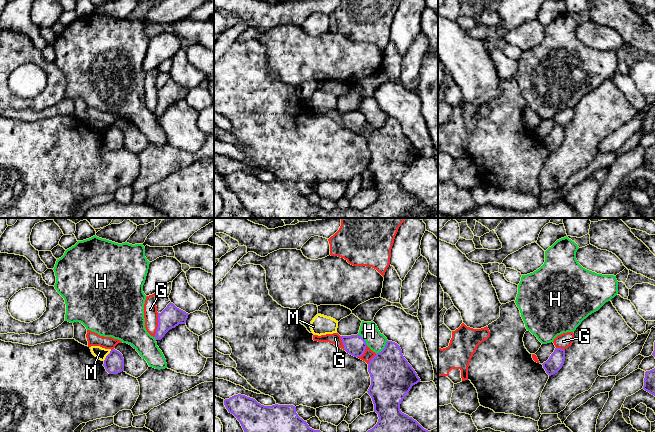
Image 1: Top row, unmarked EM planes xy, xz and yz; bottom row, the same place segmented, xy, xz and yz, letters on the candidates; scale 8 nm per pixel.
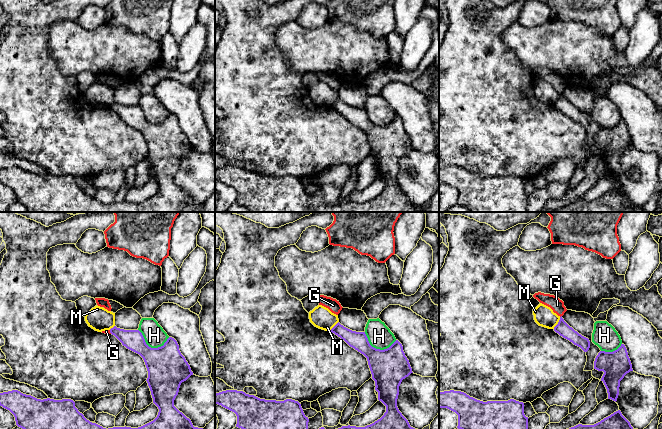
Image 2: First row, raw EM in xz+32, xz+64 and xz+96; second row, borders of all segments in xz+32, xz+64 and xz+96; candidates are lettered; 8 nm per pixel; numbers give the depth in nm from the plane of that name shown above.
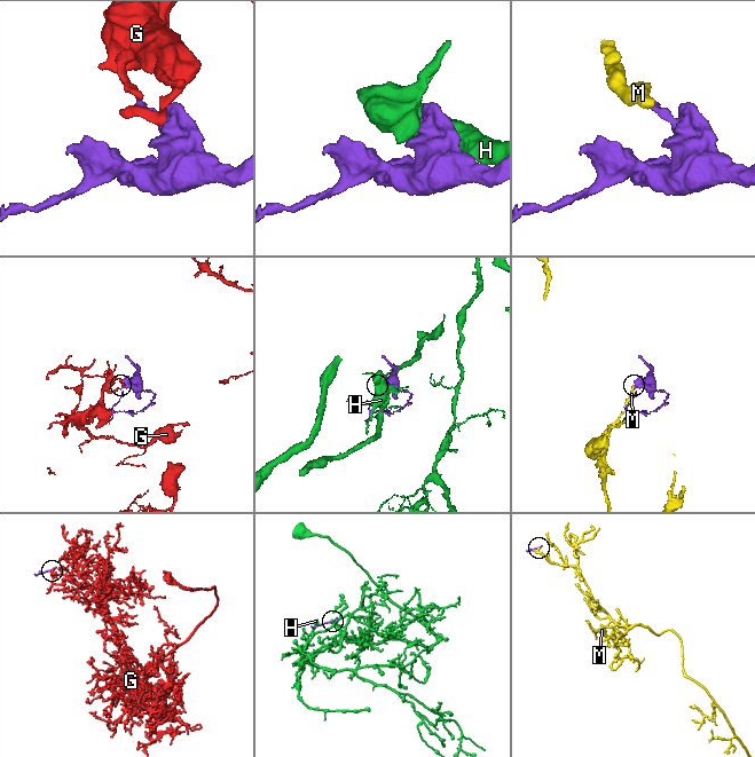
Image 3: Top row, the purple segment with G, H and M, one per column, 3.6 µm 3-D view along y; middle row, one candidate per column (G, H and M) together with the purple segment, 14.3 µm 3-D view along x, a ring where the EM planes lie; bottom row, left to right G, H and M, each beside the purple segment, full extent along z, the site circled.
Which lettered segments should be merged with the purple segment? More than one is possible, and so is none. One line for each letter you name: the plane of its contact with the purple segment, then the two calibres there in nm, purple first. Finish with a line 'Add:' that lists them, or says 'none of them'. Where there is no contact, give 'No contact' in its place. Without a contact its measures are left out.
Add: none of them

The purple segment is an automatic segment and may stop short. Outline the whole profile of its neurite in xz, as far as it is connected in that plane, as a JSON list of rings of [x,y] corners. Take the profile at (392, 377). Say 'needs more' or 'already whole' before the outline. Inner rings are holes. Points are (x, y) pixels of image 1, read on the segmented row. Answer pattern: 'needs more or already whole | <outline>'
already whole | [[[387,341],[385,348],[369,361],[368,372],[371,385],[367,392],[379,419],[367,432],[431,432],[400,410],[406,394],[421,380],[397,343]]]

